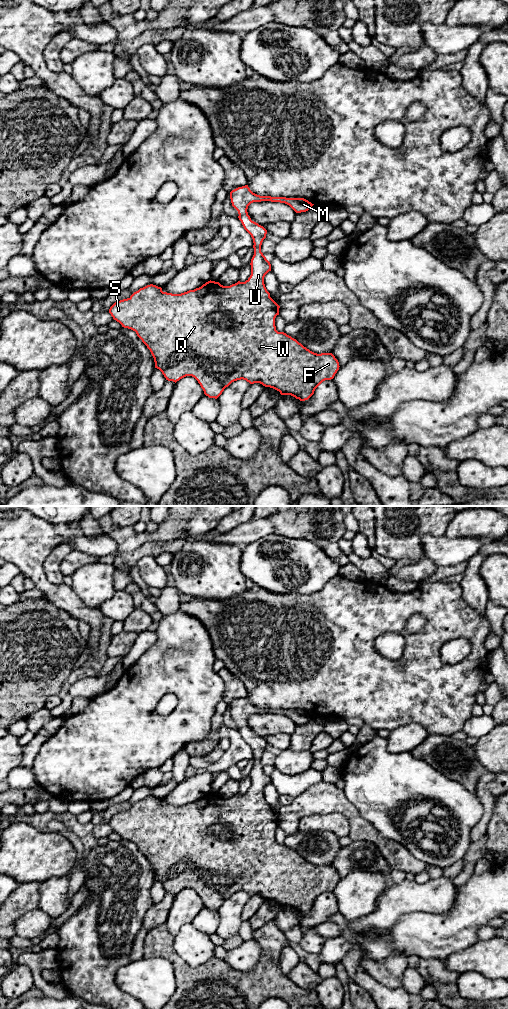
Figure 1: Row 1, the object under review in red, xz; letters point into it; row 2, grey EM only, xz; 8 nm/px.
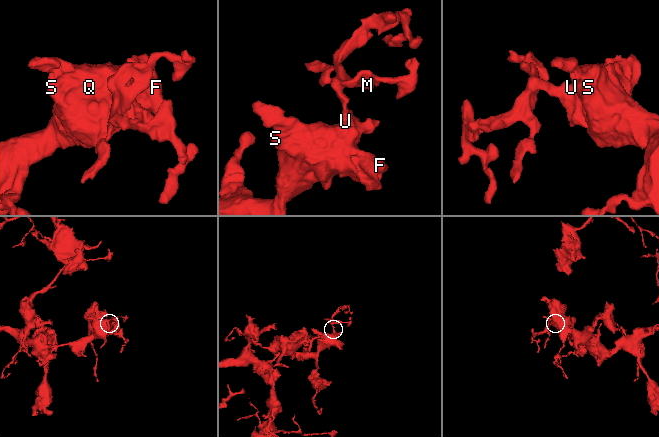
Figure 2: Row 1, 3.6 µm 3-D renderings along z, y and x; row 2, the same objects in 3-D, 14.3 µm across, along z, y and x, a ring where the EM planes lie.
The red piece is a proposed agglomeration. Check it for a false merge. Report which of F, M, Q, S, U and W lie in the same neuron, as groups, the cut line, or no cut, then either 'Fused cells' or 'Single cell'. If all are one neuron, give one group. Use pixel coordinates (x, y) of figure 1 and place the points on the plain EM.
Groups: F M Q S U W. No split. Single cell

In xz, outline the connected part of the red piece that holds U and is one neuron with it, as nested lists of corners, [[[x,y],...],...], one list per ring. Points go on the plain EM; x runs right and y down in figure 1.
[[[248,697],[238,699],[232,702],[230,704],[230,711],[232,718],[238,723],[239,732],[241,733],[244,741],[251,747],[254,755],[253,757],[254,767],[250,775],[251,787],[245,794],[238,793],[237,795],[232,796],[230,798],[223,798],[219,794],[210,792],[199,800],[189,802],[181,806],[172,806],[163,804],[161,799],[150,796],[134,804],[129,810],[115,814],[110,819],[109,825],[111,826],[114,832],[116,832],[122,837],[122,839],[131,841],[136,844],[137,848],[150,862],[154,870],[155,880],[159,881],[166,890],[166,892],[168,893],[173,893],[176,895],[177,893],[186,888],[192,888],[198,893],[206,908],[208,908],[209,910],[217,911],[222,906],[224,901],[228,899],[232,894],[243,891],[249,894],[250,896],[260,895],[265,899],[273,900],[279,903],[281,907],[291,907],[296,911],[299,911],[300,913],[308,912],[314,906],[315,901],[323,893],[331,892],[334,890],[335,886],[337,885],[340,879],[339,874],[332,865],[321,865],[321,866],[314,865],[309,861],[307,861],[306,859],[304,859],[296,851],[292,850],[291,848],[287,847],[284,844],[278,844],[276,842],[275,830],[277,827],[279,827],[280,818],[270,809],[270,805],[267,803],[265,799],[264,789],[269,783],[271,783],[271,776],[261,764],[261,757],[263,752],[266,750],[267,742],[263,738],[251,732],[250,728],[248,727],[247,721],[248,718],[253,714],[271,713],[285,715],[289,717],[296,725],[301,725],[308,723],[314,716],[312,716],[311,714],[309,714],[304,710],[260,708],[253,705],[248,699]]]

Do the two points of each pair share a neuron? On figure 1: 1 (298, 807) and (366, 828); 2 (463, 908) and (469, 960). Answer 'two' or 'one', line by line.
1: one
2: two

